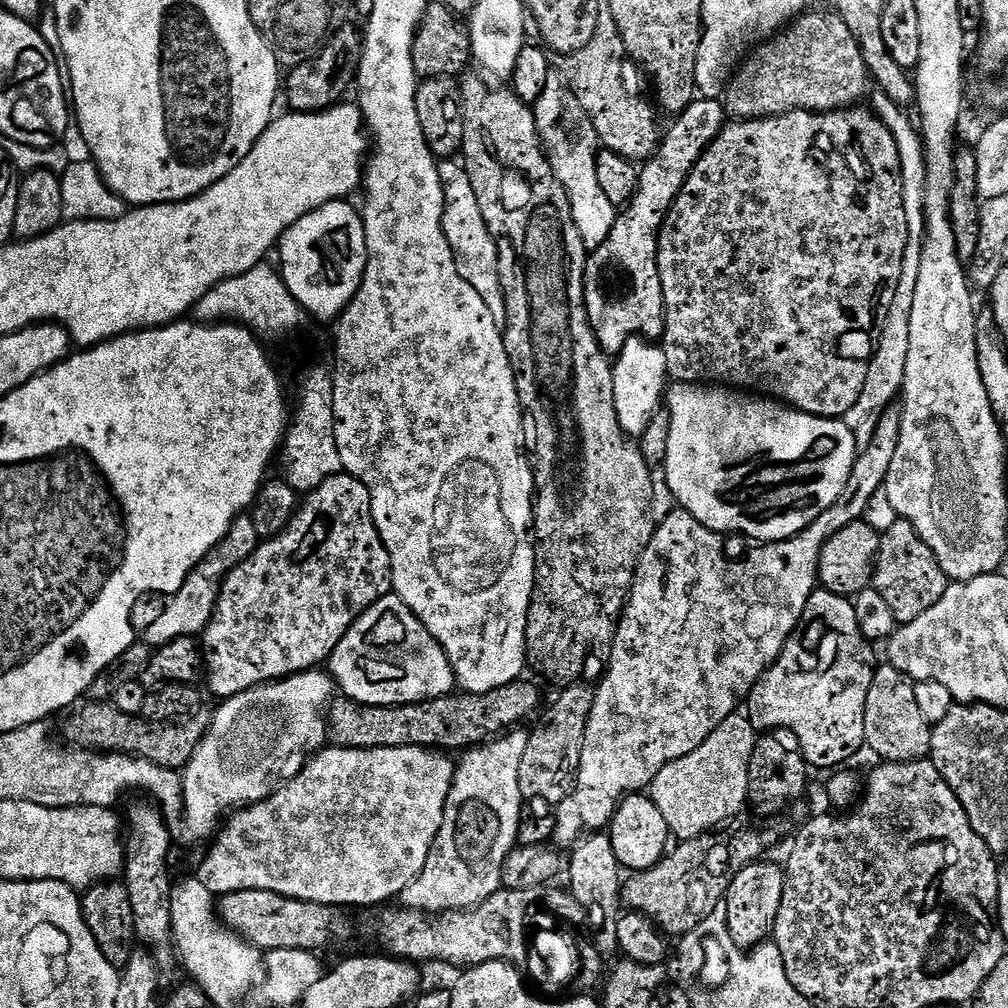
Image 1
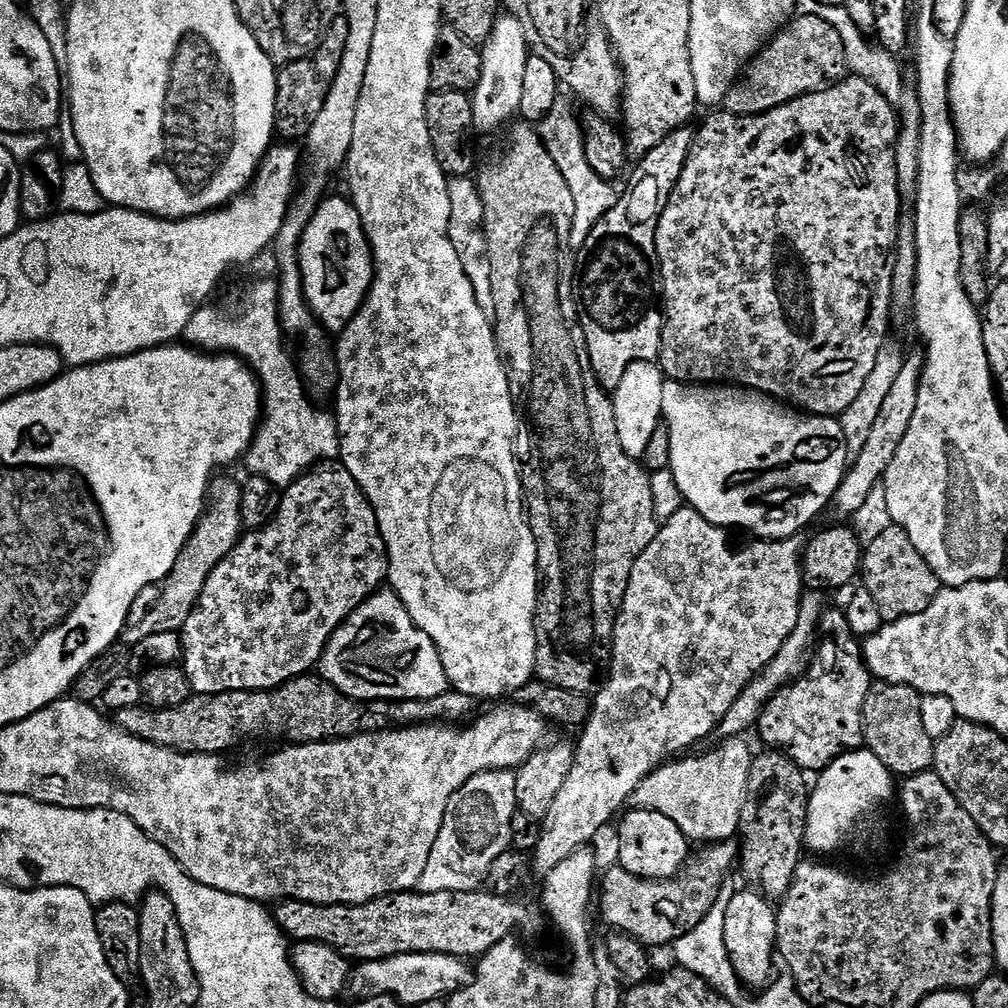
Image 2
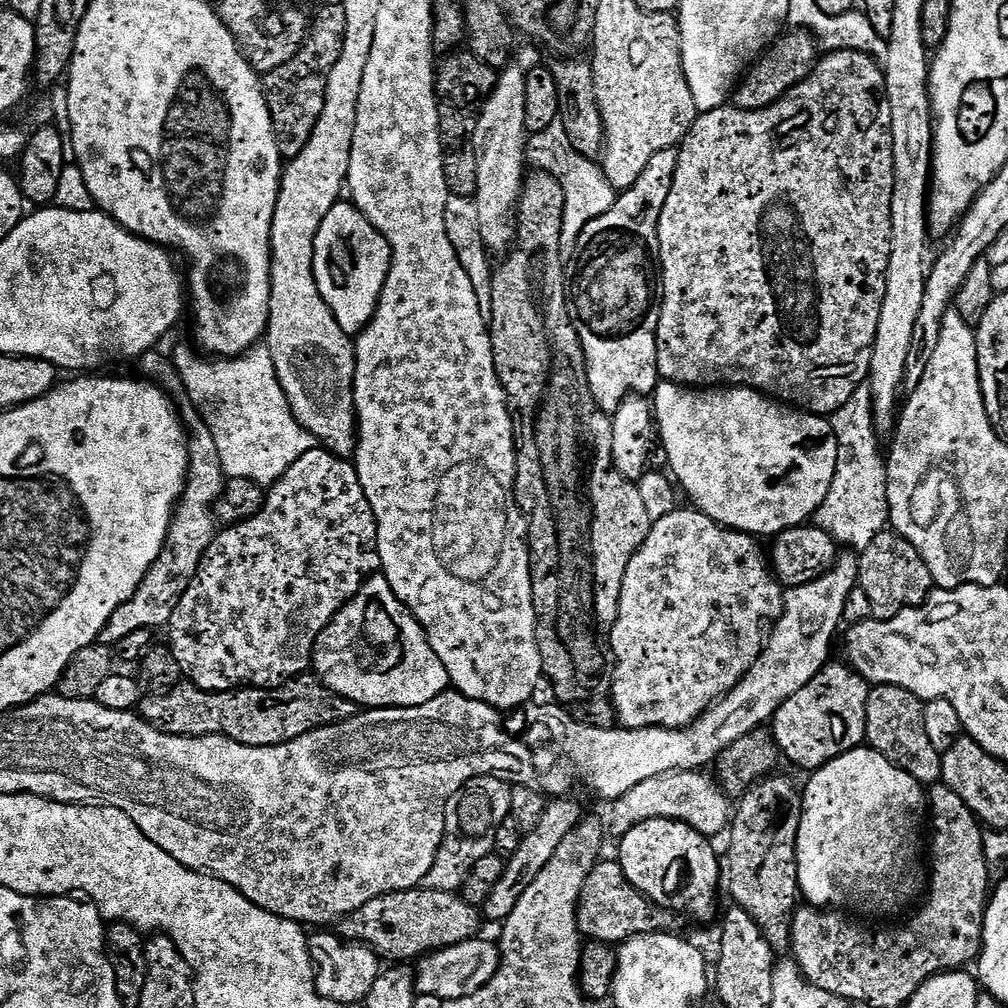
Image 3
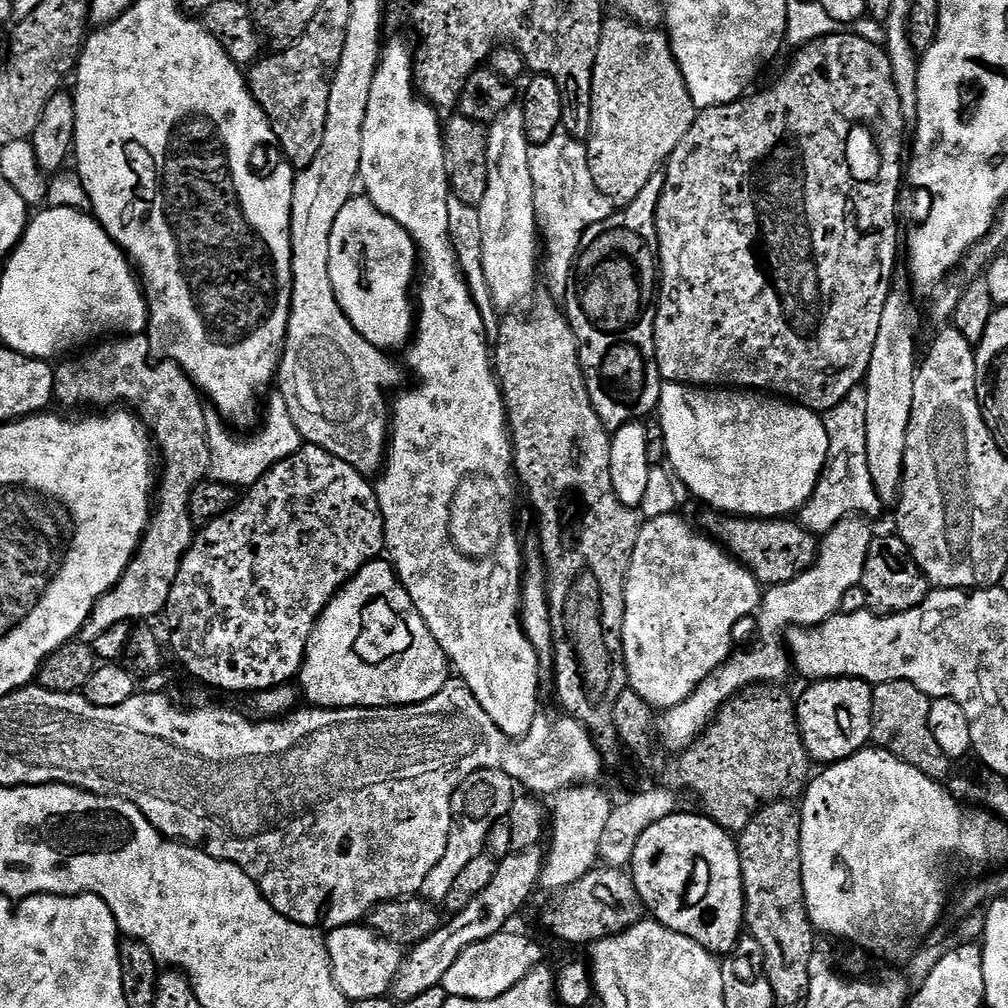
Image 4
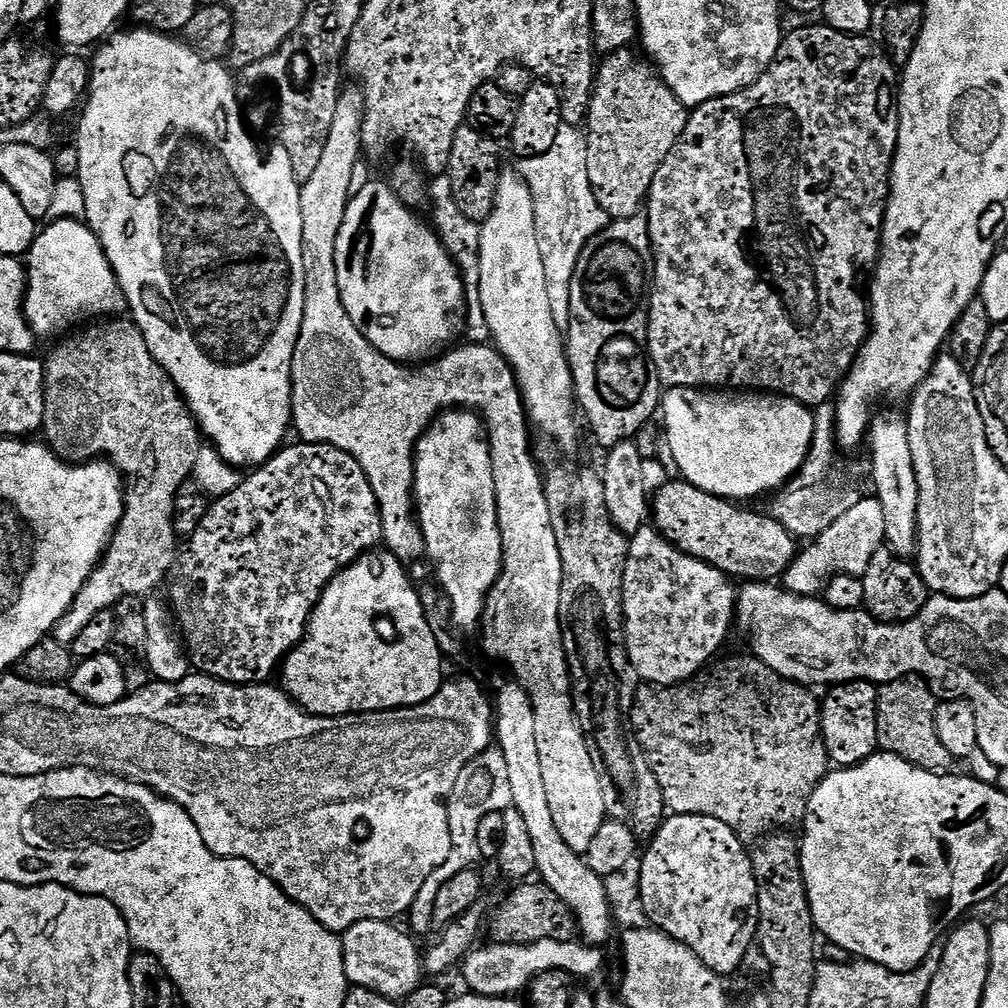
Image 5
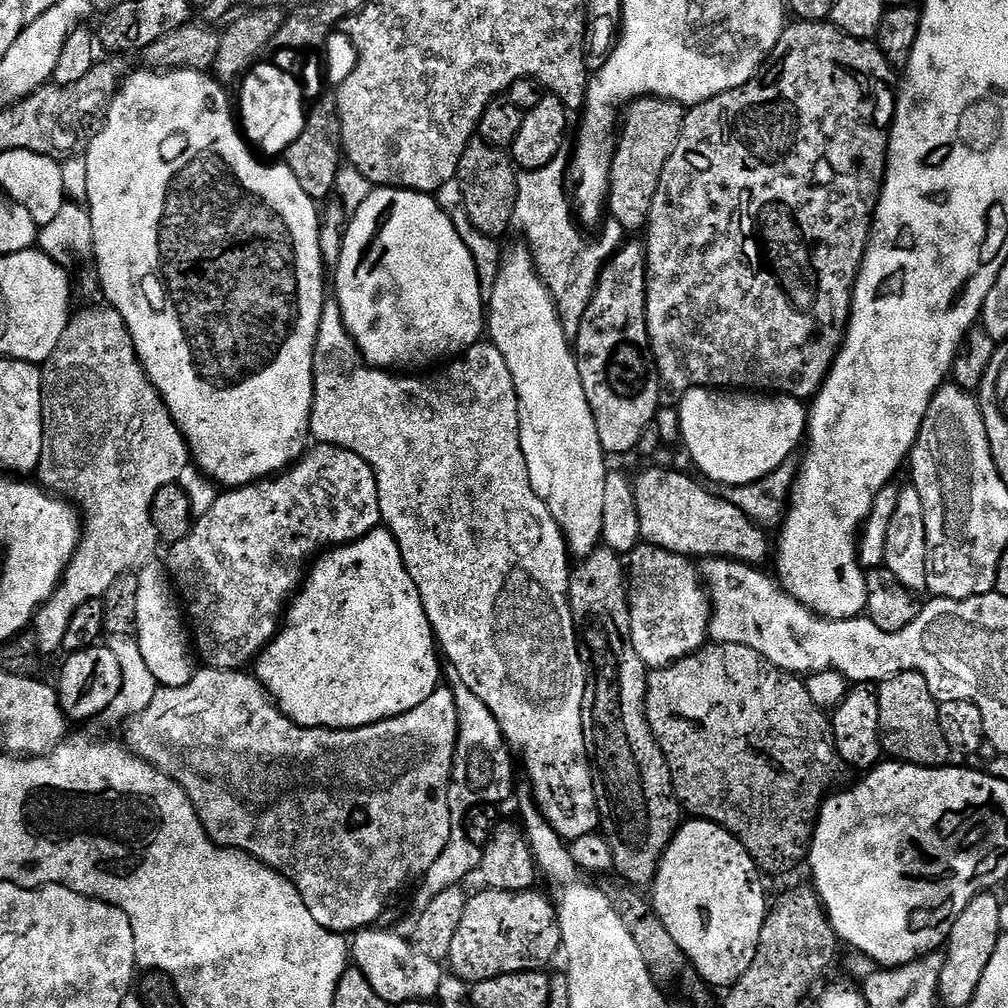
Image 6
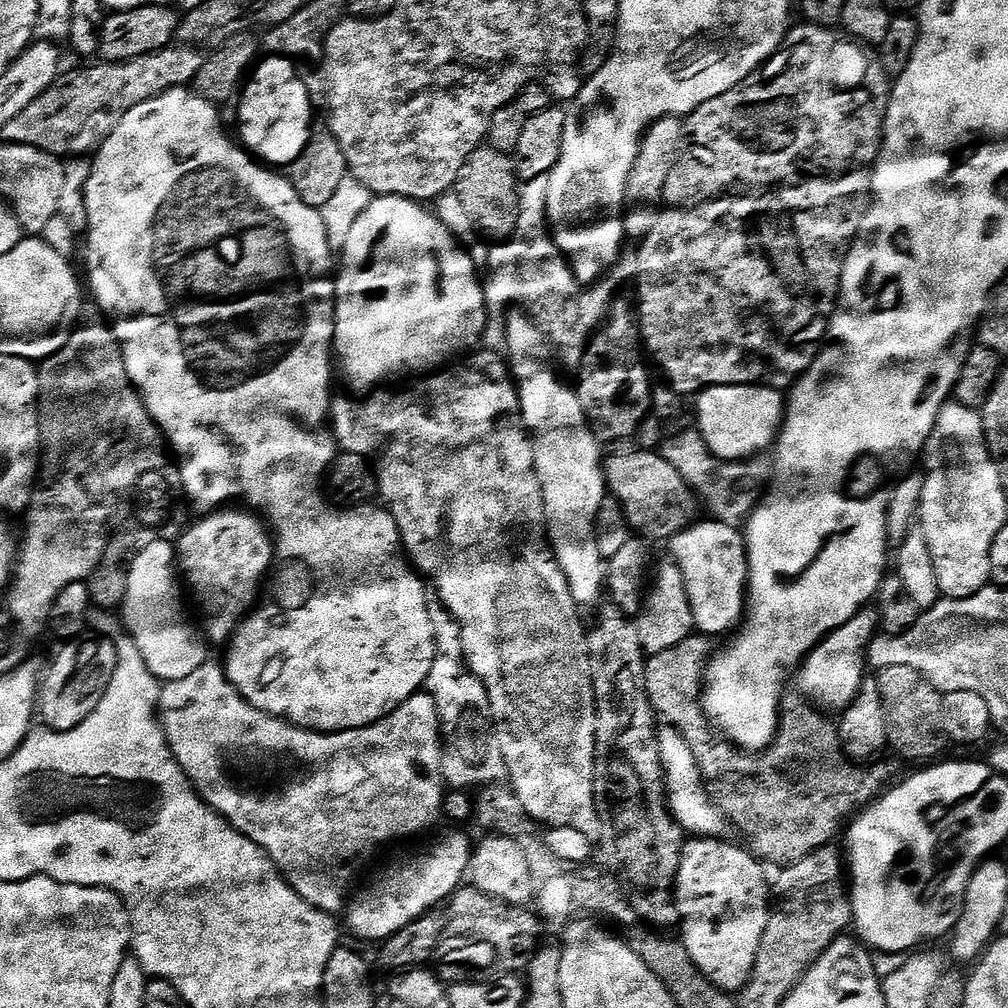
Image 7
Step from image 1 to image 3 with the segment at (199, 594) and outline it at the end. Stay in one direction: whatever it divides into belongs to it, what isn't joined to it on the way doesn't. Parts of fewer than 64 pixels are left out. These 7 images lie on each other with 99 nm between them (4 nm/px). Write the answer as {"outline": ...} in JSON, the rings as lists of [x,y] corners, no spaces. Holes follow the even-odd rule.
{"outline":[[[207,423],[191,425],[188,442],[188,483],[180,503],[168,528],[168,541],[164,544],[162,554],[154,562],[154,566],[146,574],[146,578],[138,586],[138,590],[106,622],[99,643],[118,646],[126,634],[134,634],[139,628],[162,629],[168,625],[182,594],[190,586],[190,582],[198,574],[200,563],[212,545],[218,531],[216,503],[224,492],[226,477],[222,458],[218,458],[218,446],[214,442],[214,434]]]}

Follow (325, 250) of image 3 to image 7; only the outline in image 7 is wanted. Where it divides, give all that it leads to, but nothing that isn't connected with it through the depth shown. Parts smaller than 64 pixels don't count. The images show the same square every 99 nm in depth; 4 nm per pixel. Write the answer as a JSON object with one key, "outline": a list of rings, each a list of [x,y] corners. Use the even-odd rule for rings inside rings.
{"outline":[[[377,195],[362,218],[354,222],[354,230],[350,230],[350,238],[346,238],[342,246],[344,257],[341,260],[339,257],[338,275],[335,277],[334,352],[339,367],[340,364],[344,367],[349,382],[360,391],[357,393],[379,389],[383,380],[408,376],[412,368],[419,374],[443,369],[455,352],[467,353],[481,343],[489,311],[484,303],[481,277],[476,277],[476,264],[458,243],[454,232],[424,208],[427,207],[423,203],[407,196]]]}

